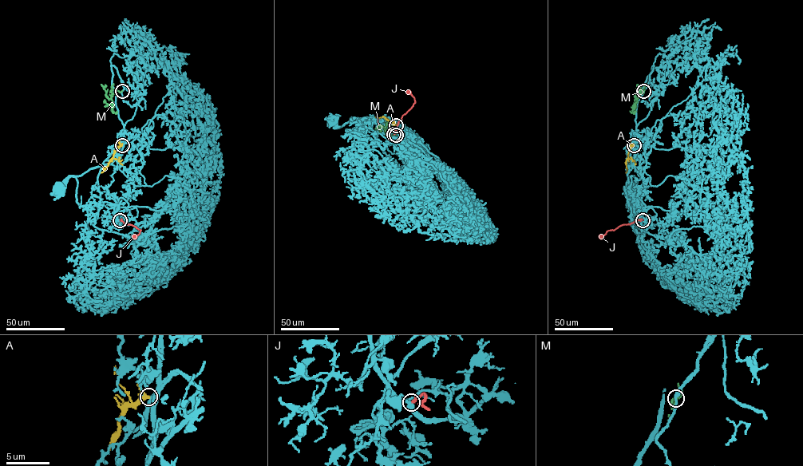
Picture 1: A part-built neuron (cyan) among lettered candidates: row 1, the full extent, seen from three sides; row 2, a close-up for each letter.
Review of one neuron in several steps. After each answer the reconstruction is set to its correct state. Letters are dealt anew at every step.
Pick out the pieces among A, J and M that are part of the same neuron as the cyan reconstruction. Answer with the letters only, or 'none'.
M

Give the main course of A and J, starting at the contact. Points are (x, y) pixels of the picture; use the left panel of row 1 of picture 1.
A: (122, 145), (101, 172)
J: (120, 220), (140, 230), (132, 237)

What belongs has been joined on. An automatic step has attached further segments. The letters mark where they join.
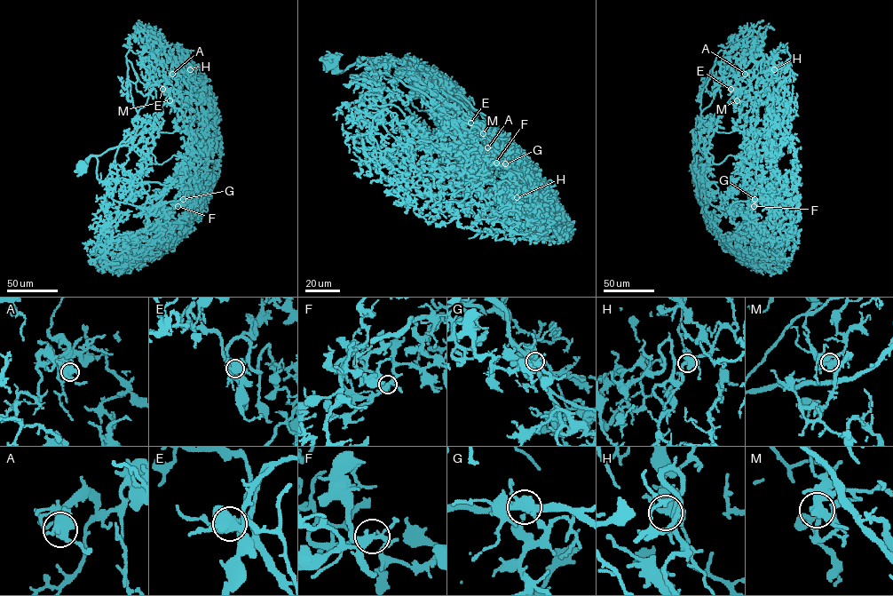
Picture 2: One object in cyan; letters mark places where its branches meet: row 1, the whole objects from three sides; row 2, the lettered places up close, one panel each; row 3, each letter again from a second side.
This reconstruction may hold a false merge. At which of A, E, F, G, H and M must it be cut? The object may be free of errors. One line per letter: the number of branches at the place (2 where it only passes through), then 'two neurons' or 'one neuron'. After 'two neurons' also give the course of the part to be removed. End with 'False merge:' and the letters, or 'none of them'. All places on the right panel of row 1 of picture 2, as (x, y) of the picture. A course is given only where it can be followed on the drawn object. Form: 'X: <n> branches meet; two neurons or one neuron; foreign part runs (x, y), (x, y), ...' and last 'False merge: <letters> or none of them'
A: 3 branches meet; one neuron
E: 9 branches meet; one neuron
F: 5 branches meet; one neuron
G: 5 branches meet; one neuron
H: 6 branches meet; one neuron
M: 3 branches meet; one neuron
False merge: none of them

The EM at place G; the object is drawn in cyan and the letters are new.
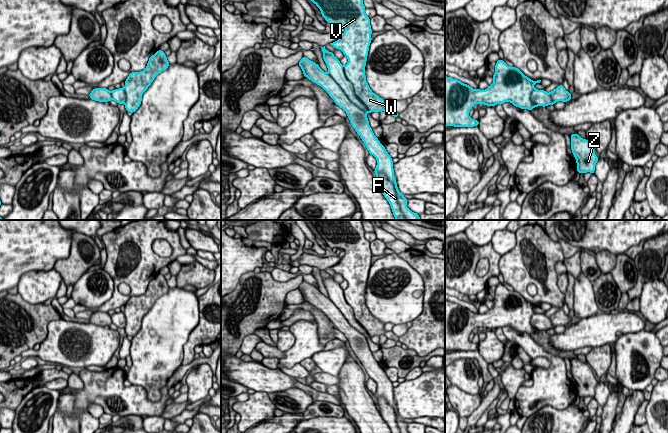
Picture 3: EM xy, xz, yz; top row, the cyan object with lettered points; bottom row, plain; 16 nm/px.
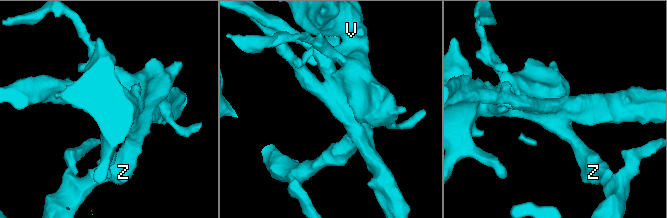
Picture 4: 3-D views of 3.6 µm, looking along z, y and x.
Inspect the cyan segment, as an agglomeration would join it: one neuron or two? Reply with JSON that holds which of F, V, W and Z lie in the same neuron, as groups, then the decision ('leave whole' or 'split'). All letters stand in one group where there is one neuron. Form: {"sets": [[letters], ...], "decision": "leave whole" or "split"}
{"sets": [["F", "V", "W", "Z"]], "decision": "leave whole"}

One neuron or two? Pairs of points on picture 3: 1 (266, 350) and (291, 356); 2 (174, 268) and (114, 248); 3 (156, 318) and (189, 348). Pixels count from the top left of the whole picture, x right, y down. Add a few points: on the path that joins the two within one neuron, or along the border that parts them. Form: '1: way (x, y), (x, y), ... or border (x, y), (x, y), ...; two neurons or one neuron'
1: border (284, 352), (284, 355), (279, 359); two neurons
2: border (175, 259), (167, 265); two neurons
3: border (198, 324), (184, 345), (181, 364); two neurons

